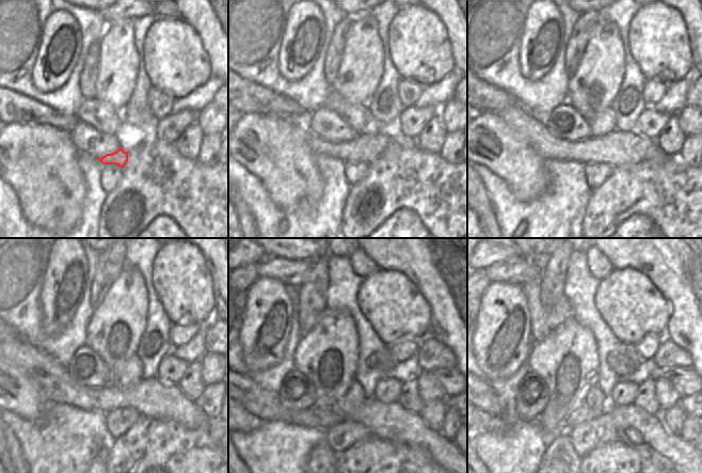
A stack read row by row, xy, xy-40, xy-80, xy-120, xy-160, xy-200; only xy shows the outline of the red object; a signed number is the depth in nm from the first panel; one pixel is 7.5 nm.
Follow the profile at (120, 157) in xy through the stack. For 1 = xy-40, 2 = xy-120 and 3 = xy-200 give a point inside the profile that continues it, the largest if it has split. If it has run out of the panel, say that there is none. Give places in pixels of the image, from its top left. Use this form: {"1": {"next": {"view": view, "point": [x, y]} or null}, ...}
{"1": {"next": {"view": "xy-40", "point": [366, 148]}}, "2": {"next": {"view": "xy-120", "point": [153, 397]}}, "3": {"next": {"view": "xy-200", "point": [643, 431]}}}

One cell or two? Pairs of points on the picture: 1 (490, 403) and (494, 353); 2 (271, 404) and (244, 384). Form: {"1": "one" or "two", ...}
{"1": "two", "2": "one"}

